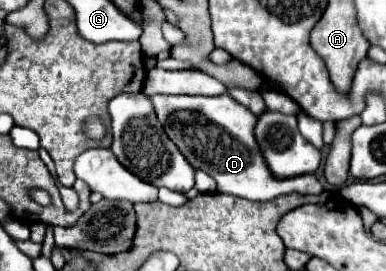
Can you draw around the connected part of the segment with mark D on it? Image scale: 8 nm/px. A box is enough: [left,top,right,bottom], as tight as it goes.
[149,94,323,202]

